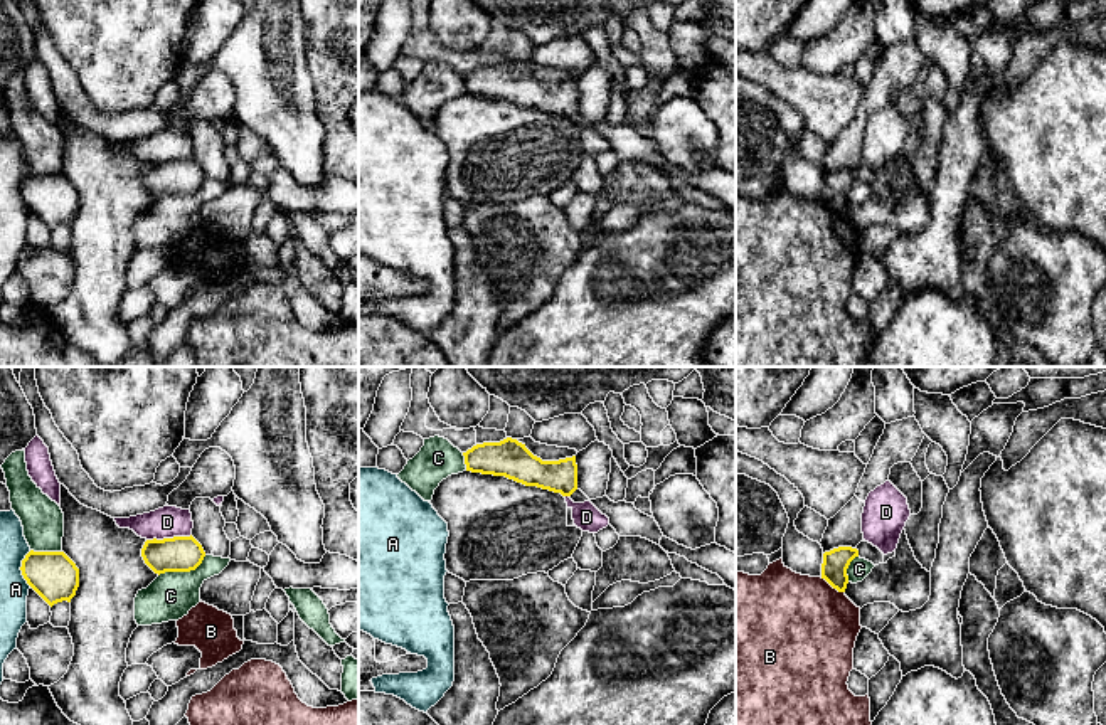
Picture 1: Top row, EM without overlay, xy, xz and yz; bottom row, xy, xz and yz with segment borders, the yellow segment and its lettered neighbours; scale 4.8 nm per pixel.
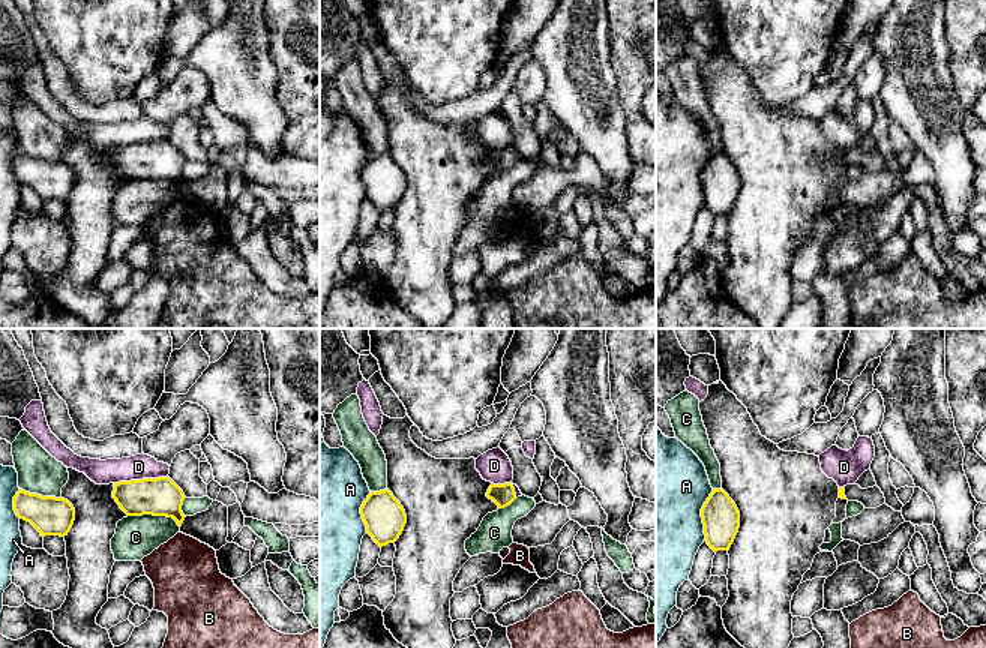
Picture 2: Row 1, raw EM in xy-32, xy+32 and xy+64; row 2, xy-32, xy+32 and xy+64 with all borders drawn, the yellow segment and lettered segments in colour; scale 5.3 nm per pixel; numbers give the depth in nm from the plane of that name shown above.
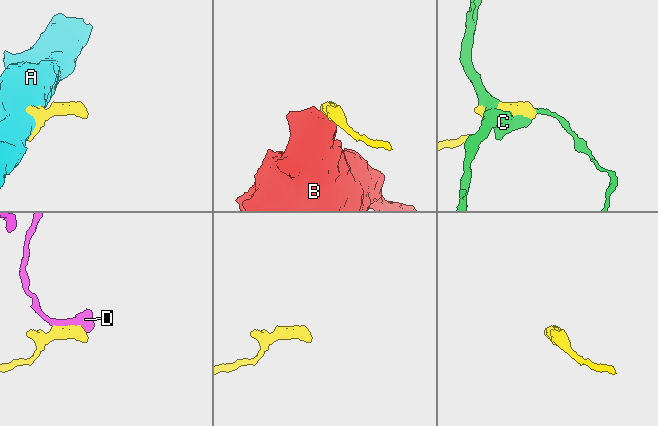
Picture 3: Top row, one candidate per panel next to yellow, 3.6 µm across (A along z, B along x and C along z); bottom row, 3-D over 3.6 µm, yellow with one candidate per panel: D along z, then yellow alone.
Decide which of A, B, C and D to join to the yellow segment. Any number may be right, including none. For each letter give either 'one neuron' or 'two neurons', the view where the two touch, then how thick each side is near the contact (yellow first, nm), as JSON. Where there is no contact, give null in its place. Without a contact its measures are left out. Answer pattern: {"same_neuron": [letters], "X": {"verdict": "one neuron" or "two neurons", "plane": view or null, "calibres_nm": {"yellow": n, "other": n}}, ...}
{"same_neuron": [], "A": {"verdict": "two neurons", "plane": "xy", "calibres_nm": {"yellow": 220, "other": 140}}, "B": {"verdict": "two neurons", "plane": "yz", "calibres_nm": {"yellow": 130, "other": 500}}, "C": {"verdict": "two neurons", "plane": "xy", "calibres_nm": {"yellow": 180, "other": 220}}, "D": {"verdict": "two neurons", "plane": "xy", "calibres_nm": {"yellow": 180, "other": 150}}}

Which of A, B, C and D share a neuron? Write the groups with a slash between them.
A / B / C / D

